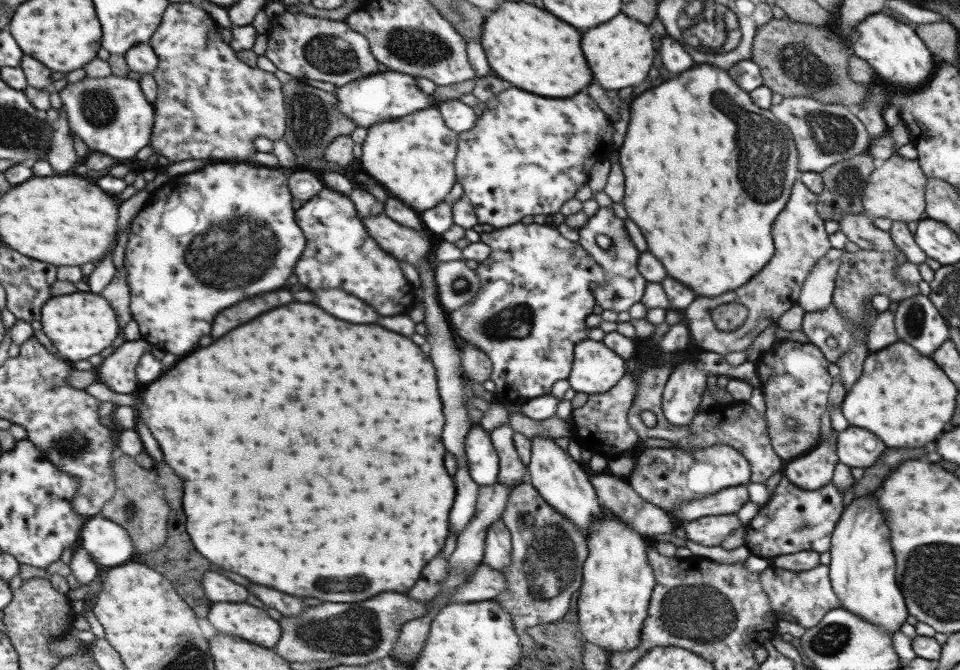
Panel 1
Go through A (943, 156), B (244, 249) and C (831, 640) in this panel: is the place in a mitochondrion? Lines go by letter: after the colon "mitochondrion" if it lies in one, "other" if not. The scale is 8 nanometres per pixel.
A: other
B: mitochondrion
C: mitochondrion

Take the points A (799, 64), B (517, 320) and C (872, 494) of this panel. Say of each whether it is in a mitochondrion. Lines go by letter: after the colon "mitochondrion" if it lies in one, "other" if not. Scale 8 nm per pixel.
A: mitochondrion
B: mitochondrion
C: other

